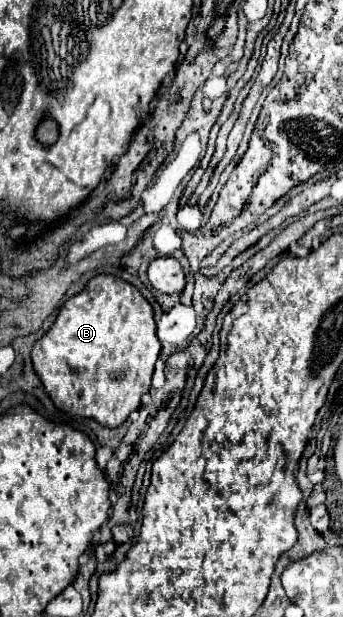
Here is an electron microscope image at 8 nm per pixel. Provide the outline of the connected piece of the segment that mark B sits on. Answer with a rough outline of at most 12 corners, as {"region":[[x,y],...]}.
{"region":[[97,274],[31,360],[67,414],[117,428],[161,344],[133,284]]}

